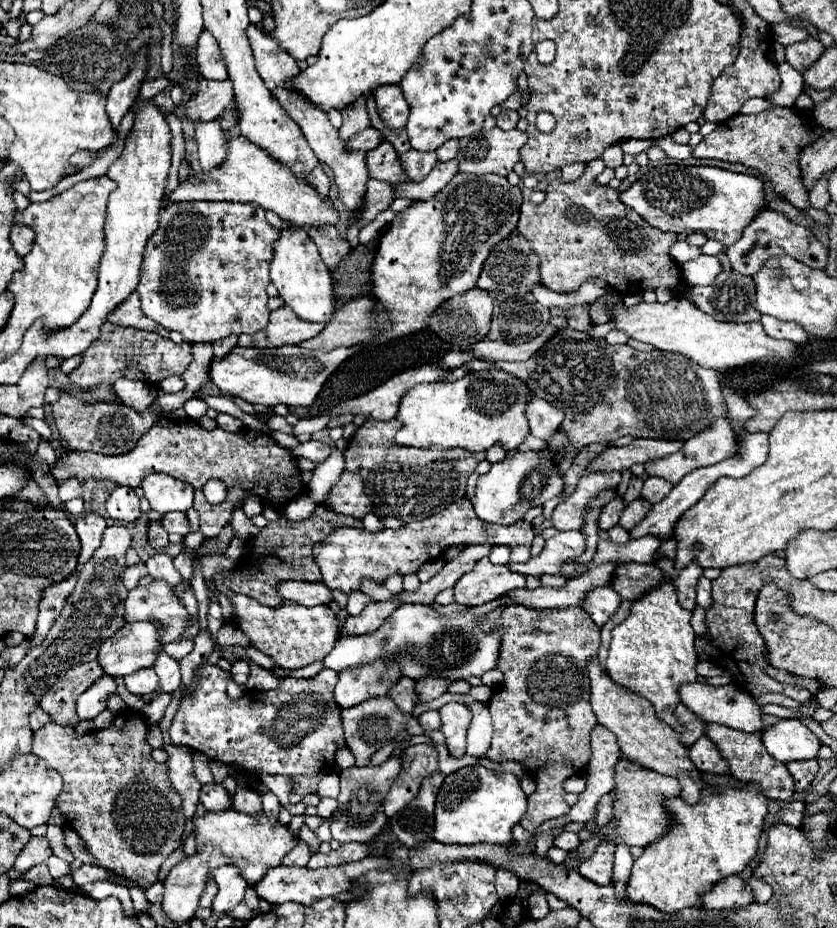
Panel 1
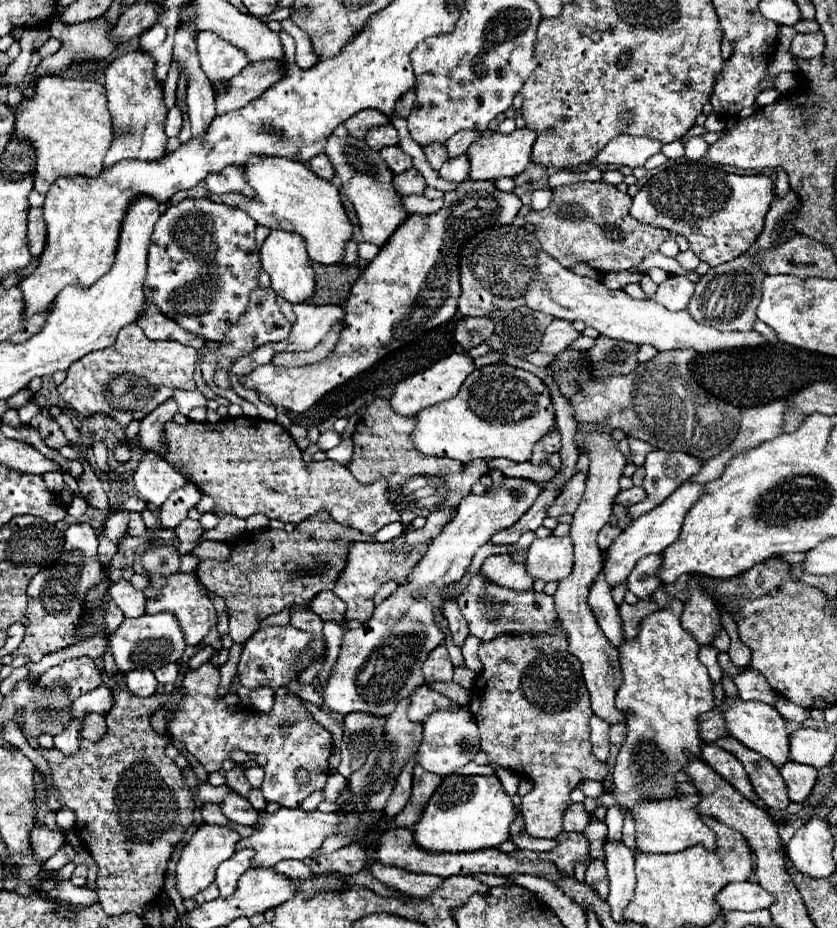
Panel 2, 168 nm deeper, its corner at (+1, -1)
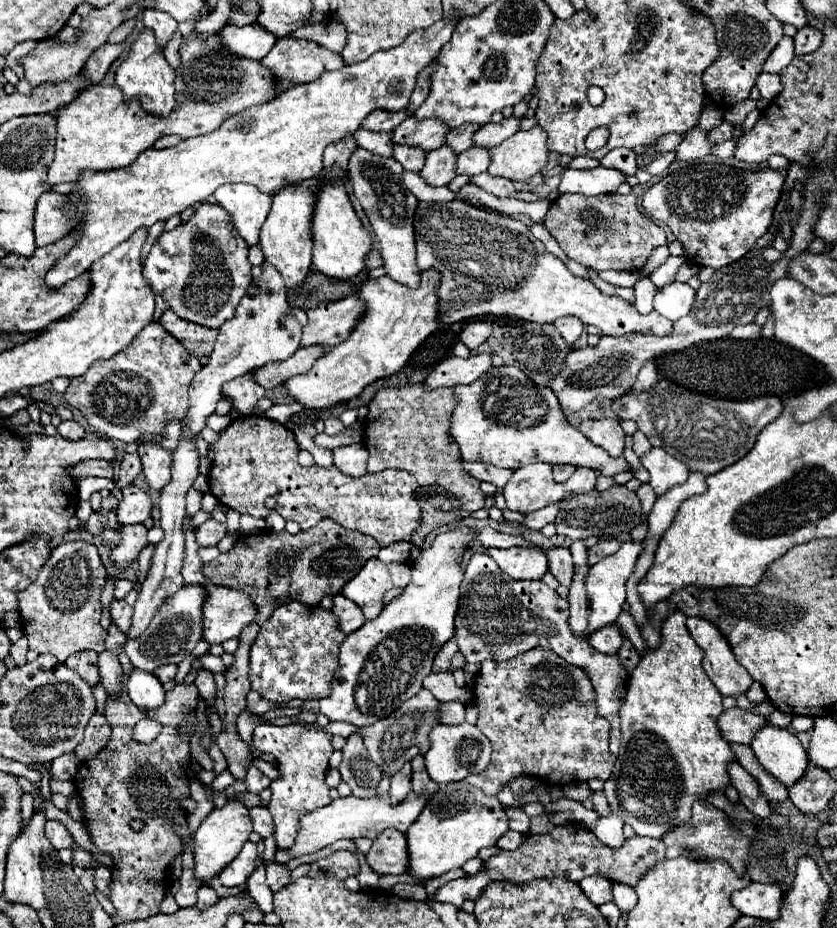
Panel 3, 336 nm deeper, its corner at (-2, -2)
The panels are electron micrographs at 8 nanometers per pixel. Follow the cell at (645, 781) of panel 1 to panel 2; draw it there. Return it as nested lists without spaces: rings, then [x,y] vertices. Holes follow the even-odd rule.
[[[680,795],[662,801],[642,801],[632,811],[636,821],[638,849],[642,853],[678,853],[692,845],[704,845],[708,851],[716,851],[716,835],[704,825],[696,806],[700,803],[698,795]]]

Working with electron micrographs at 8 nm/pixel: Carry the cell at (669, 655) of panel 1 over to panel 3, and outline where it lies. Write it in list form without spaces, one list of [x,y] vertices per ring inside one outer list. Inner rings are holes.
[[[675,610],[661,624],[661,644],[655,650],[647,650],[637,668],[631,672],[625,702],[619,710],[621,716],[621,752],[615,760],[613,776],[605,782],[605,796],[613,808],[613,814],[621,816],[639,836],[661,838],[669,828],[689,820],[695,800],[703,800],[711,790],[723,790],[729,784],[727,764],[733,758],[729,742],[725,742],[717,728],[717,716],[723,712],[721,692],[713,688],[709,676],[701,668],[701,648],[689,636],[685,628],[687,616]]]

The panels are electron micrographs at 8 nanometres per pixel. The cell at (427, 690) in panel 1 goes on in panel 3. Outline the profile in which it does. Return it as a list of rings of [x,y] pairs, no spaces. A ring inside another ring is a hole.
[[[449,640],[435,656],[435,664],[433,664],[433,672],[449,672],[451,670],[451,658],[457,652],[457,642]]]

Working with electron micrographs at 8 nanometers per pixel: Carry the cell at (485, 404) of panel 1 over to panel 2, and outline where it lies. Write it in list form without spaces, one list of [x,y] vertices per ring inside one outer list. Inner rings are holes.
[[[496,363],[474,369],[460,393],[434,407],[416,413],[412,441],[424,455],[452,457],[468,463],[470,459],[506,457],[516,463],[530,461],[534,443],[556,427],[550,391],[536,375]]]

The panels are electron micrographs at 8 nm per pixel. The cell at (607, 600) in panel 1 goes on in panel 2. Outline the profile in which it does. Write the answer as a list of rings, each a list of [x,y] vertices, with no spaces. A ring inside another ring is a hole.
[[[638,601],[636,605],[628,605],[624,603],[620,607],[620,617],[622,617],[622,627],[624,627],[624,635],[628,639],[634,639],[634,635],[638,635],[638,623],[654,613],[656,609],[660,609],[654,601]]]

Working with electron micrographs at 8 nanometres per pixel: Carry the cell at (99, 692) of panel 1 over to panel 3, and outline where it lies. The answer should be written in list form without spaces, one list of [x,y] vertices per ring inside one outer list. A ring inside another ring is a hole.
[[[65,752],[59,758],[53,760],[51,766],[51,778],[59,778],[59,780],[73,780],[75,772],[77,772],[77,756],[75,752]]]

